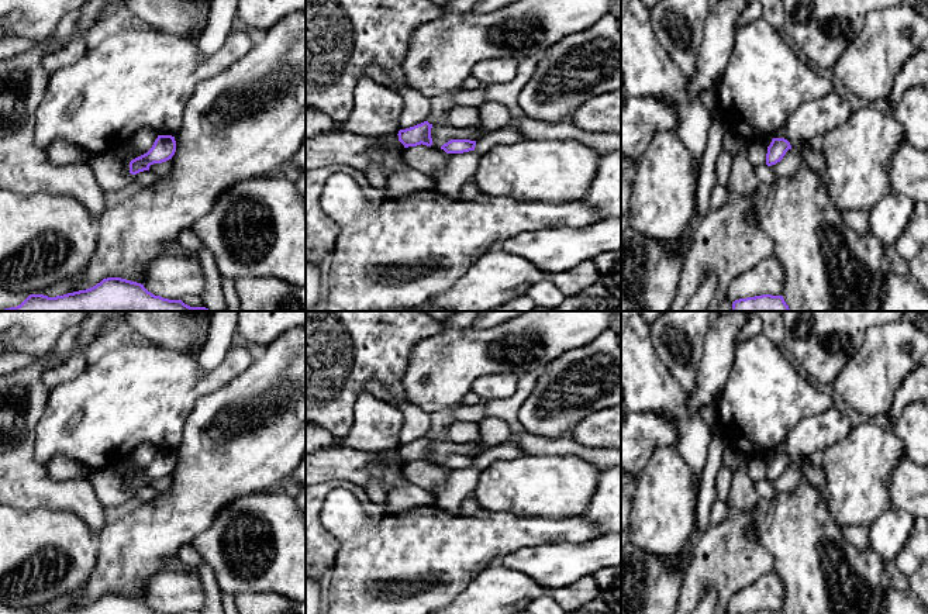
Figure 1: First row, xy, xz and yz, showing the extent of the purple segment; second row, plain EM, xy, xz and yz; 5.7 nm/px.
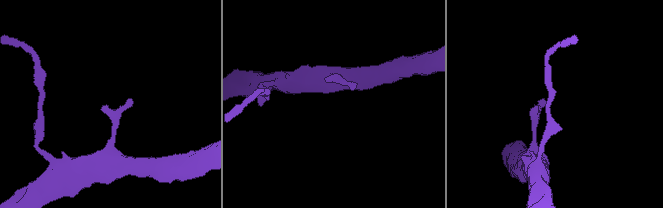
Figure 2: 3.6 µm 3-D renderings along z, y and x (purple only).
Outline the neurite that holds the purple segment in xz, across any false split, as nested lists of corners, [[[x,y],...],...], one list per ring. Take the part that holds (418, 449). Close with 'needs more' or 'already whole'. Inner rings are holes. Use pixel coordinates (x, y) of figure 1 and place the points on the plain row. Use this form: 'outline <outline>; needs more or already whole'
outline [[[424,437],[414,442],[400,445],[397,449],[399,456],[404,460],[404,463],[417,462],[421,459],[431,462],[432,460],[431,444],[432,444],[432,439],[429,439],[428,437]]]; already whole

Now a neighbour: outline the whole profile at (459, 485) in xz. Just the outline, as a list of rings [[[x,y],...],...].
[[[537,372],[524,373],[518,377],[517,390],[511,397],[484,401],[486,418],[494,417],[506,421],[511,435],[503,444],[479,453],[473,466],[449,469],[445,483],[437,491],[435,507],[442,508],[448,514],[459,515],[462,503],[473,493],[480,473],[487,466],[499,459],[514,459],[524,453],[518,441],[525,430],[518,420],[518,414],[521,406],[532,393],[537,379]]]

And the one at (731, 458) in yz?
[[[729,444],[722,453],[722,466],[731,472],[735,472],[742,459],[742,453]]]

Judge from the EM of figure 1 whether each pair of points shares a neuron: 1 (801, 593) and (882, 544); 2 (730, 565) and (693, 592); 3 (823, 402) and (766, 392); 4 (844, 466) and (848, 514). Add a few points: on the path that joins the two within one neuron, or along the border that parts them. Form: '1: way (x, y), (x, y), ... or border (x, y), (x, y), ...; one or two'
1: border (869, 548), (885, 562); two
2: way (720, 565), (701, 582); one
3: way (809, 399), (780, 397); one
4: way (848, 478), (848, 503); one

